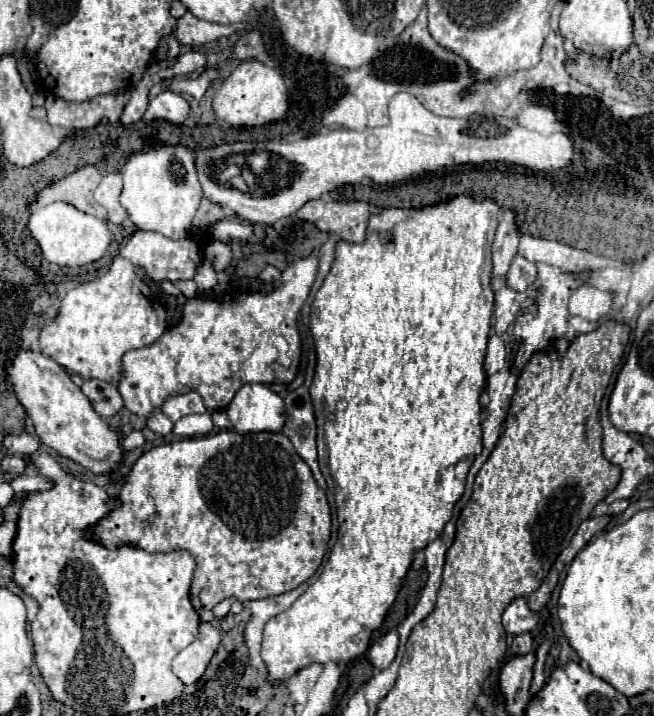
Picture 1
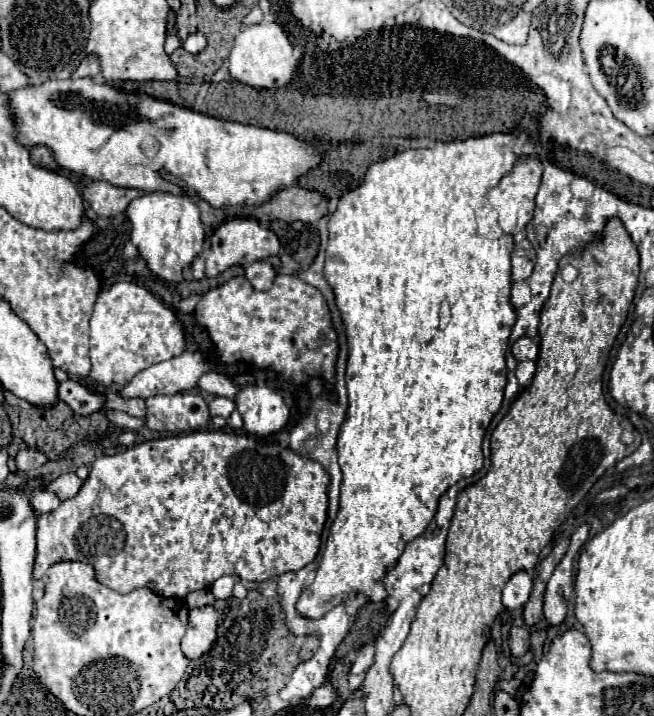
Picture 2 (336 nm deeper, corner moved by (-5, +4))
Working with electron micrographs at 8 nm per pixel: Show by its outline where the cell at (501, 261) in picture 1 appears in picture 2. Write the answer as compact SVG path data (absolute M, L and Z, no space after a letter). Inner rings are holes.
M528 155L524 159L518 159L514 163L512 171L506 173L492 191L488 191L488 203L498 211L498 225L502 227L504 233L516 235L532 219L534 197L536 197L536 191L540 187L542 171L544 171L544 167L542 167L540 159L536 155Z

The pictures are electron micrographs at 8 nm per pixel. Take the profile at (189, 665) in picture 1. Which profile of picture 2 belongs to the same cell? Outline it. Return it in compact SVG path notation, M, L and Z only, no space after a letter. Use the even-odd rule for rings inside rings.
M206 605L190 609L188 629L186 635L182 637L182 651L188 659L196 659L212 647L216 639L216 625L218 625L218 613L214 607Z

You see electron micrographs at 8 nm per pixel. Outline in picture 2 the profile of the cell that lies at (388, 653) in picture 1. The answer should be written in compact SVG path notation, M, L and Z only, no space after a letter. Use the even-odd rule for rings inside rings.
M364 645L362 649L358 649L356 653L356 659L350 667L350 673L352 675L360 675L360 673L366 673L374 663L374 645Z

